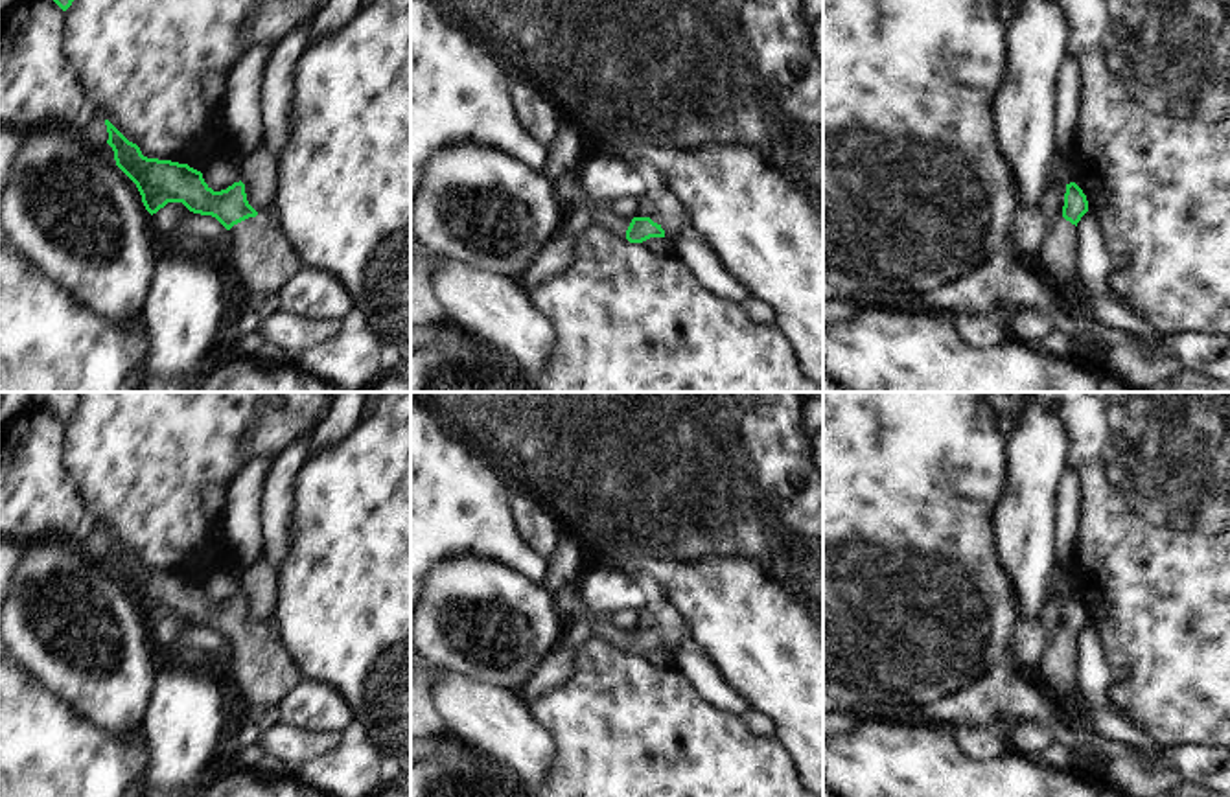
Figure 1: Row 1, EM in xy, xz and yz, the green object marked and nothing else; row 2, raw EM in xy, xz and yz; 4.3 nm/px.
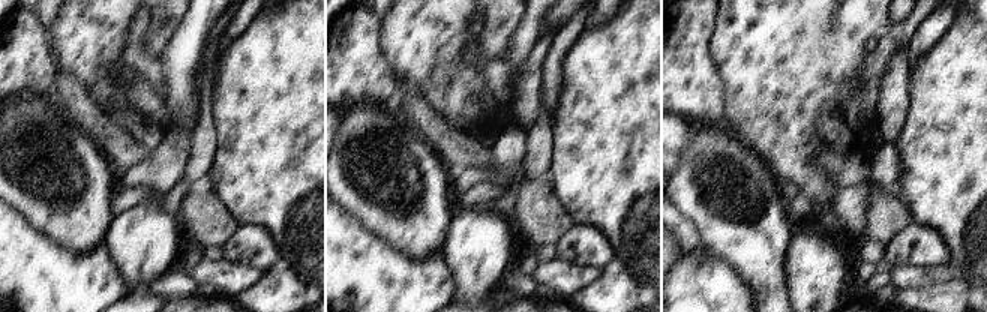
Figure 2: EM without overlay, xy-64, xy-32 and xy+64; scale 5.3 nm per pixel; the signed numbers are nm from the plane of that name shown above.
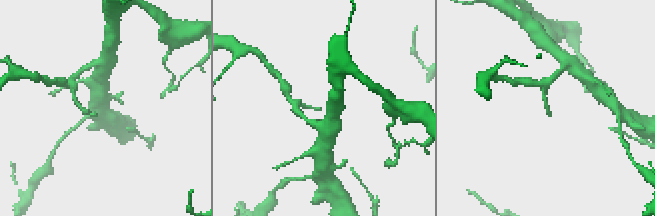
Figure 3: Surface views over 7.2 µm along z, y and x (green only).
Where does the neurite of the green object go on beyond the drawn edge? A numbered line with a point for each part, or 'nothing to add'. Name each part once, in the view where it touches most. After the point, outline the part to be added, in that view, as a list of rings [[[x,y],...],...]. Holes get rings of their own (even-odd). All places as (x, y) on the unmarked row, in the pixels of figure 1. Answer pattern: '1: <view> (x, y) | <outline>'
1: xy (264, 670) | [[[249,630],[230,648],[230,670],[250,705],[274,709],[304,679],[273,630]]]

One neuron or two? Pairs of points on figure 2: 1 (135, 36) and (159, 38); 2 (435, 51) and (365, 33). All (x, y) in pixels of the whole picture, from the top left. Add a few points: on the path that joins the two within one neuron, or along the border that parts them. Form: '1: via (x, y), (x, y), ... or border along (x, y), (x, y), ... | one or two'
1: border along (150, 15), (146, 48), (156, 57) | two
2: border along (380, 21), (381, 50), (393, 71) | two

